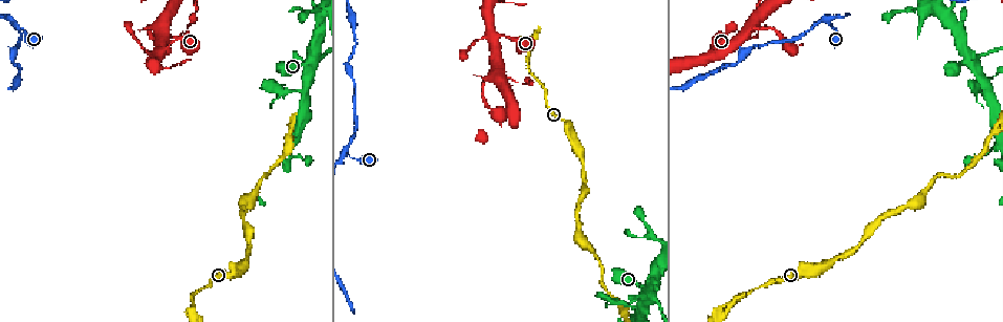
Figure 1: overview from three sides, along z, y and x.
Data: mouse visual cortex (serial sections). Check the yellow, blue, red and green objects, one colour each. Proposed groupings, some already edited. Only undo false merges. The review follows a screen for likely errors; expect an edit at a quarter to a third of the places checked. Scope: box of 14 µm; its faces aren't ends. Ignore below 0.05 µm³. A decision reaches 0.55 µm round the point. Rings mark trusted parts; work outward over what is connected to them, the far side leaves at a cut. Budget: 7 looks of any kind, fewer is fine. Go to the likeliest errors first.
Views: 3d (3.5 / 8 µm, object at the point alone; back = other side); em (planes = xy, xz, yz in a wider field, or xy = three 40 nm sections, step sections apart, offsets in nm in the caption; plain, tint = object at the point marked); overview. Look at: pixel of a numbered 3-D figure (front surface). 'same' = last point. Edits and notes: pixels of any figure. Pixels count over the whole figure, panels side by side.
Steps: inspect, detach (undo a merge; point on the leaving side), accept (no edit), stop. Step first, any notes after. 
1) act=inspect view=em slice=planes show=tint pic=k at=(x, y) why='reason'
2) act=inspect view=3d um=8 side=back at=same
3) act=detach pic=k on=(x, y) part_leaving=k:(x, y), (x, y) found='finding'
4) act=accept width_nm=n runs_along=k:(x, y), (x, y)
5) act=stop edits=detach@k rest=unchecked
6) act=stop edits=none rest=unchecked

act=inspect view=3d um=3.5 pic=1 at=(346, 156) why='side arm on a straight run'

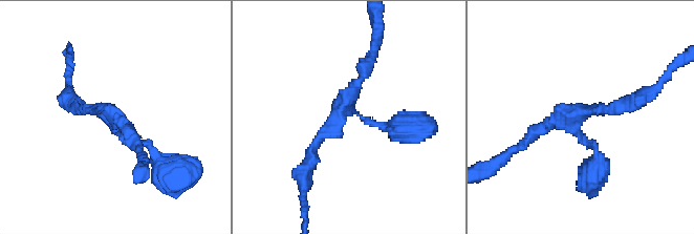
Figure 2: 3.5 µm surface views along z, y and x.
act=inspect view=em slice=planes show=tint pic=2 at=(352, 109) arms=3 arm_widths_nm=150,150,200 why='need the tissue'

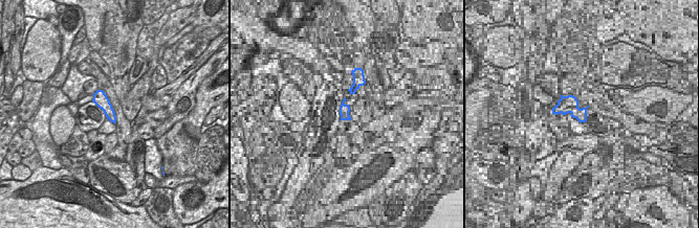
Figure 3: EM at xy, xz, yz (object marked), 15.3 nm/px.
act=accept width_nm=200 runs_along=2:(598, 166), (592, 141), (563, 118), (525, 144) found='one cell here'

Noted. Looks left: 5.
act=inspect view=3d um=3.5 side=back pic=1 at=(498, 37) why='four-way junction'

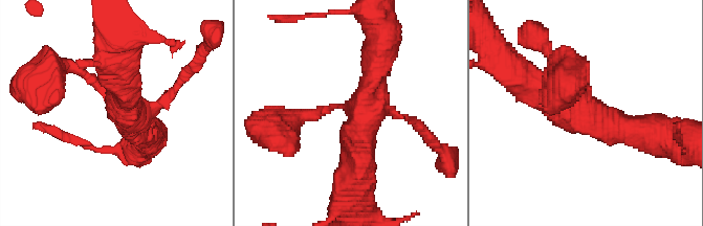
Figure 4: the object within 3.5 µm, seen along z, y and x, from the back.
act=inspect view=em slice=xy step=3 show=tint pic=4 at=(583, 104) why='need the tissue'

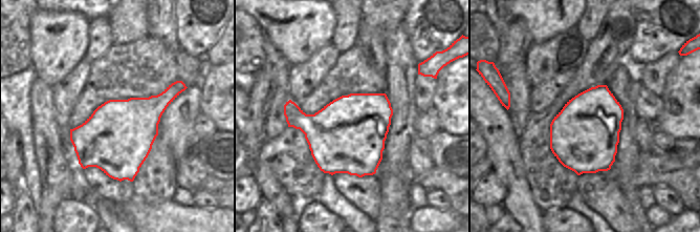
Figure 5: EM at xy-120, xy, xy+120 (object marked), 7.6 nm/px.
act=inspect view=em slice=planes show=tint at=same why='cut it another way'

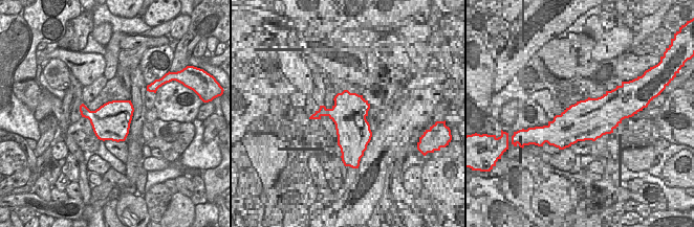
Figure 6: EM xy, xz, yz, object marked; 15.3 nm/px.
act=accept found='one cell here'

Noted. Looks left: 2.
act=inspect view=3d um=3.5 pic=1 at=(494, 75) why='three-way junction'

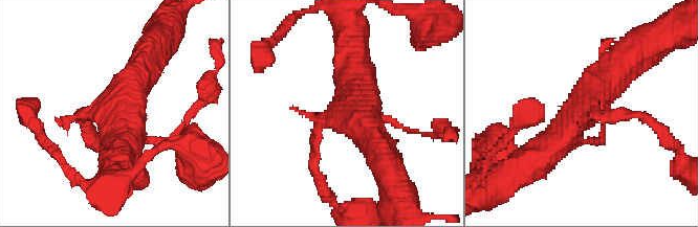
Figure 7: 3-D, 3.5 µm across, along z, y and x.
act=inspect view=em slice=xy step=2 show=tint pic=7 at=(115, 116)

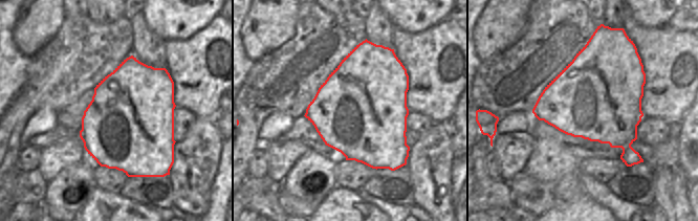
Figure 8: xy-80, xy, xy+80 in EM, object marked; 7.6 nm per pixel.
act=accept runs_along=7:(529, 161), (557, 142), (617, 68) found='all the same cell'

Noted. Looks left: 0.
act=stop edits=none rest=unchecked

